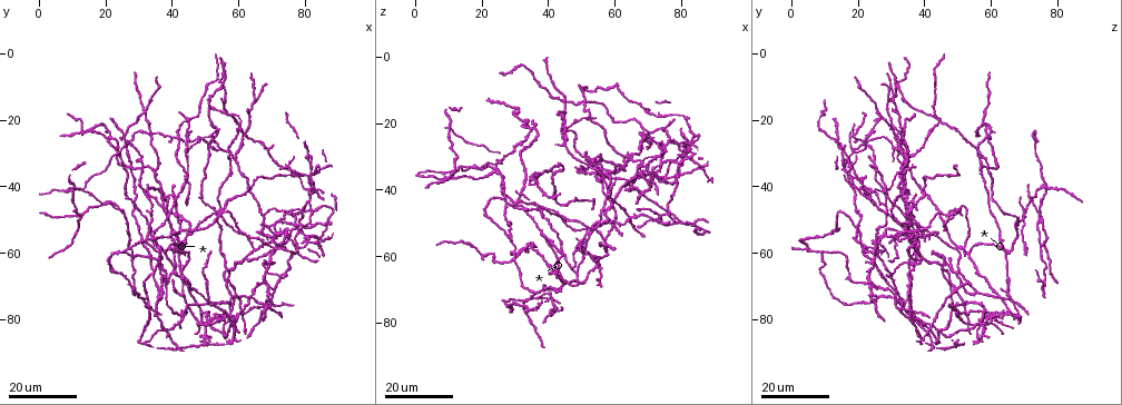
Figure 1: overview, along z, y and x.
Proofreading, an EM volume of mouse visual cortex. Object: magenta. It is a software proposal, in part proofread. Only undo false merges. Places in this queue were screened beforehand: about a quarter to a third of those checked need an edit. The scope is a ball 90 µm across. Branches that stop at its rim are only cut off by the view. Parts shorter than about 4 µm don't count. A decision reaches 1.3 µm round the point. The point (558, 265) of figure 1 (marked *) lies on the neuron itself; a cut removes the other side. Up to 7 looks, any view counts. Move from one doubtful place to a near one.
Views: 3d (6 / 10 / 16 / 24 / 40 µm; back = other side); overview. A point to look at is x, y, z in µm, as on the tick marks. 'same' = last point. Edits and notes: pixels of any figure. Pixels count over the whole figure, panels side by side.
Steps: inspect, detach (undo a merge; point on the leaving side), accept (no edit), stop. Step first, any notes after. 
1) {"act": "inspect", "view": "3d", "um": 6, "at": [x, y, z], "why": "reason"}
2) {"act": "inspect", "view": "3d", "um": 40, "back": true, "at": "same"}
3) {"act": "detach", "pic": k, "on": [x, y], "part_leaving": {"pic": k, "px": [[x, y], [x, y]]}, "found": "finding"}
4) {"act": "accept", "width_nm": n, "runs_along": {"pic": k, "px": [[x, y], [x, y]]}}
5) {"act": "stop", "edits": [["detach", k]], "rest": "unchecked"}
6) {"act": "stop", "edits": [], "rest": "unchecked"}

{"act": "inspect", "view": "3d", "um": 24, "at": [37, 60, 53]}

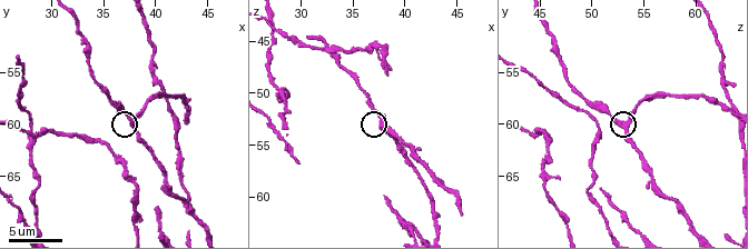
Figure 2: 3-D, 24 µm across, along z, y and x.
{"act": "inspect", "view": "3d", "um": 10, "at": [37.8, 60.2, 52.6]}

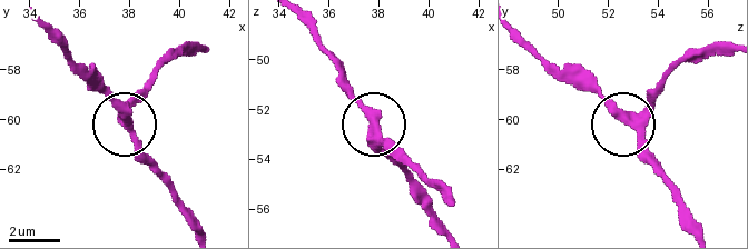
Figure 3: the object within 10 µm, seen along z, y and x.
{"act": "inspect", "view": "3d", "um": 10, "back": true, "at": [37.9, 59.9, 52.7]}

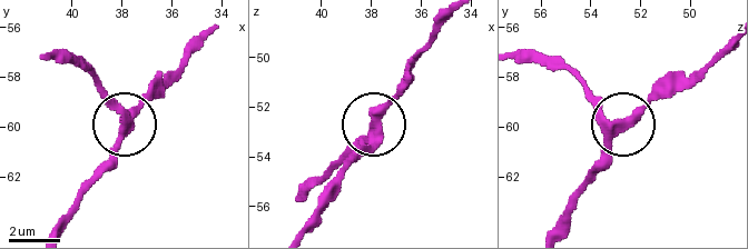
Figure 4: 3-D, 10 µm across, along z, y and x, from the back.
{"act": "accept", "width_nm": 320, "runs_along": {"pic": 4, "px": [[517, 60], [554, 62], [619, 125], [661, 88]]}, "found": "one neuron here"}

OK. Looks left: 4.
{"act": "inspect", "view": "3d", "um": 16, "at": [43, 73, 64], "why": "branch point"}

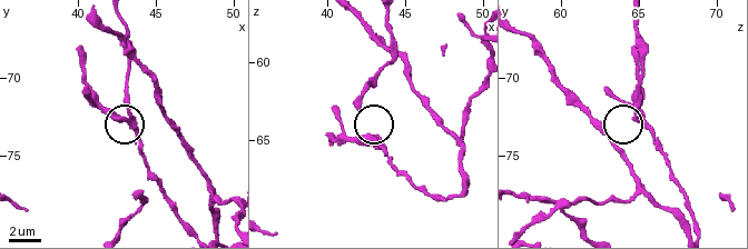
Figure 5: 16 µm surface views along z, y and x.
{"act": "inspect", "view": "3d", "um": 6, "at": [43.0, 72.6, 65.0]}

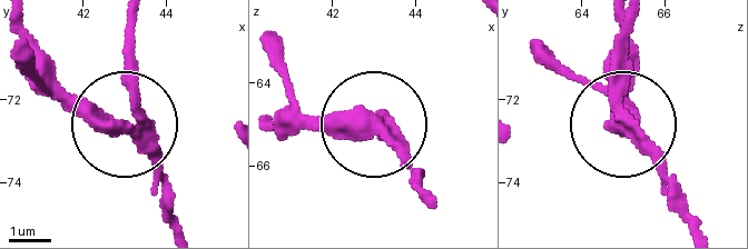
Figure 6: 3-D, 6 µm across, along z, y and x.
{"act": "detach", "pic": 6, "on": [85, 105], "arms": 3, "found": "two neurons meet here"}

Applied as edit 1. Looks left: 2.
{"act": "stop", "edits": [["detach", 6]], "rest": "unchecked"}

